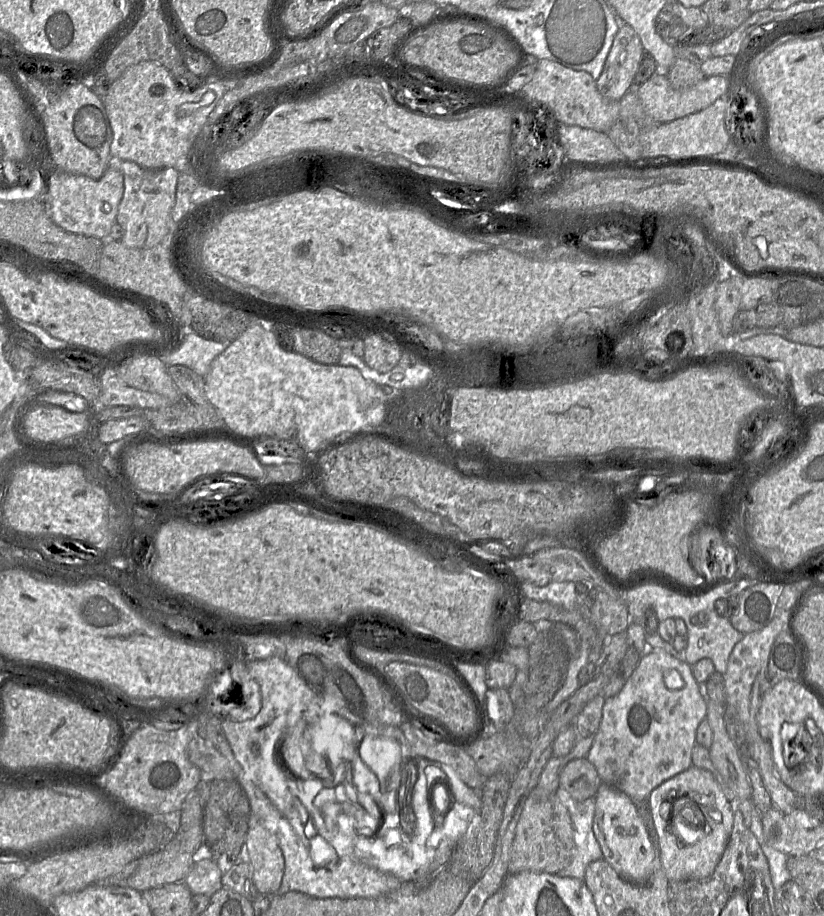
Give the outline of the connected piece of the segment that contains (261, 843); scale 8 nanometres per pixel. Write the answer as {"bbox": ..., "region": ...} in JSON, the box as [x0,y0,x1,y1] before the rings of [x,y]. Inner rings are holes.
{"bbox":[244,815,285,894],"region":[[[253,815],[247,821],[248,831],[244,844],[256,888],[262,894],[277,894],[285,867],[281,848],[277,839]]]}

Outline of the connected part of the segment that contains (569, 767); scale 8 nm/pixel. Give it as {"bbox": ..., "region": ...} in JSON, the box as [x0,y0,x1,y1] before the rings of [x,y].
{"bbox":[559,757,603,801],"region":[[[587,757],[568,762],[559,779],[560,786],[580,801],[594,797],[603,783],[595,766]]]}

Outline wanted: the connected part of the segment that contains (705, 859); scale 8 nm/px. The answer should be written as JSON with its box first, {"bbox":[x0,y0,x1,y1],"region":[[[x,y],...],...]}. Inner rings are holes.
{"bbox":[648,765,734,882],"region":[[[692,765],[655,788],[648,798],[648,809],[656,831],[656,848],[669,882],[710,877],[722,858],[734,823],[734,811],[731,803],[726,799],[712,773]],[[679,803],[686,803],[687,808],[685,809],[692,809],[691,819],[686,820],[678,815]]]}

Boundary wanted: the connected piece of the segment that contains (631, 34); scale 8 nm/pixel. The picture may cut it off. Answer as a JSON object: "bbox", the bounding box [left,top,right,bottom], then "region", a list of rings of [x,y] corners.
{"bbox":[596,23,645,101],"region":[[[621,23],[603,71],[596,80],[599,93],[607,100],[619,101],[633,84],[645,53],[635,30],[630,25]]]}

